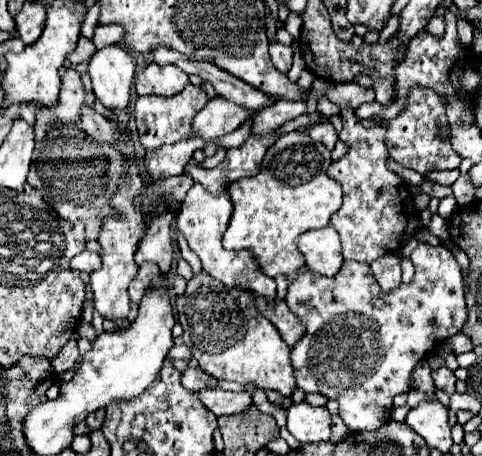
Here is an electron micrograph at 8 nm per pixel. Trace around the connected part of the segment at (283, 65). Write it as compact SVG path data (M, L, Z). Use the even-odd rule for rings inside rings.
M274 42L274 44L270 44L270 58L272 58L274 66L282 74L288 74L290 66L292 66L292 48L290 46L284 46L280 42Z

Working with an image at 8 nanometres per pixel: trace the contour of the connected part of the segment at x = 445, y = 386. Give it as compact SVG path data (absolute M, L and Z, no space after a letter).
M440 366L438 370L432 372L432 380L434 380L434 386L436 386L436 388L440 388L440 390L444 390L444 392L448 392L448 394L454 392L456 376L454 376L454 372L452 372L450 368Z

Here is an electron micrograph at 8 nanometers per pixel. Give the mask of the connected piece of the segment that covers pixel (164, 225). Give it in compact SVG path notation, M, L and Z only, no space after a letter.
M160 214L160 218L148 218L146 222L146 238L140 242L140 250L136 252L136 266L142 266L144 262L154 262L162 274L168 274L172 264L172 232L170 232L170 214Z

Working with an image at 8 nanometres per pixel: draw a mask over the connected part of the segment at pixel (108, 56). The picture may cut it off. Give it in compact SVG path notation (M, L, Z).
M118 44L98 50L88 64L94 94L106 108L112 110L128 106L134 72L134 56Z

